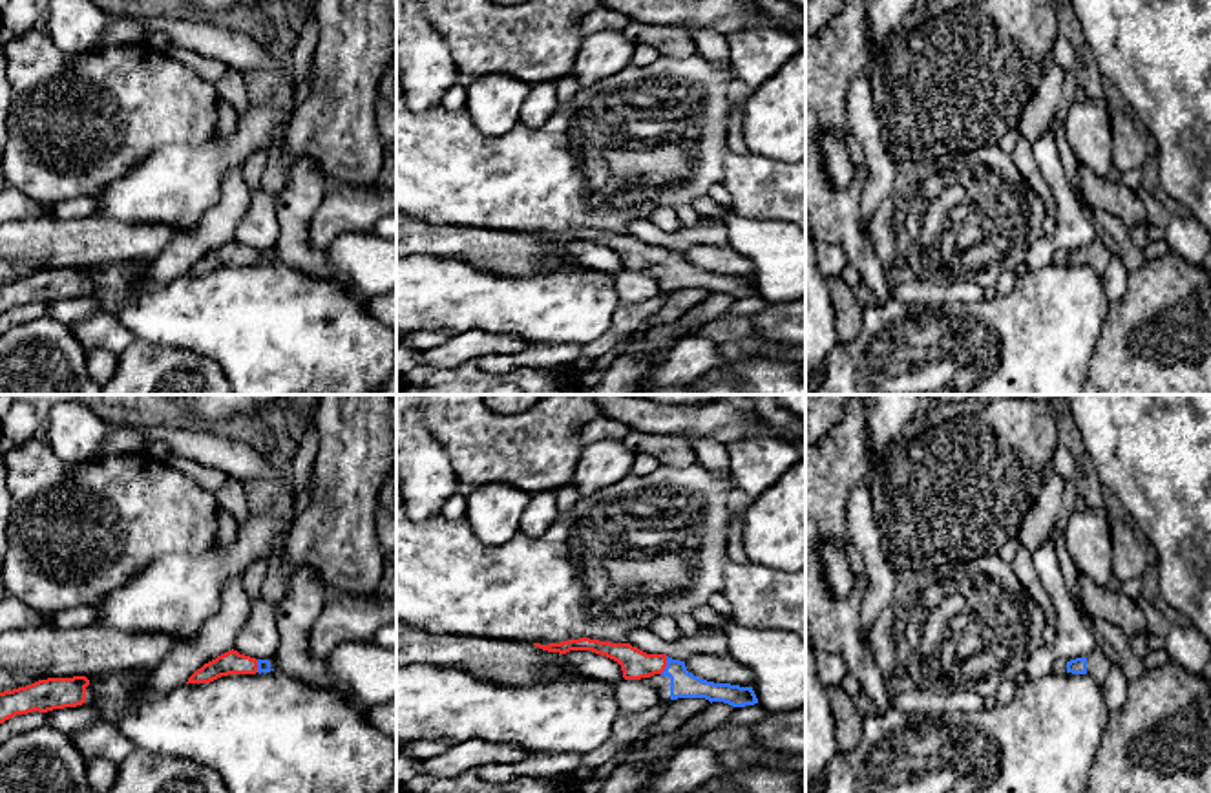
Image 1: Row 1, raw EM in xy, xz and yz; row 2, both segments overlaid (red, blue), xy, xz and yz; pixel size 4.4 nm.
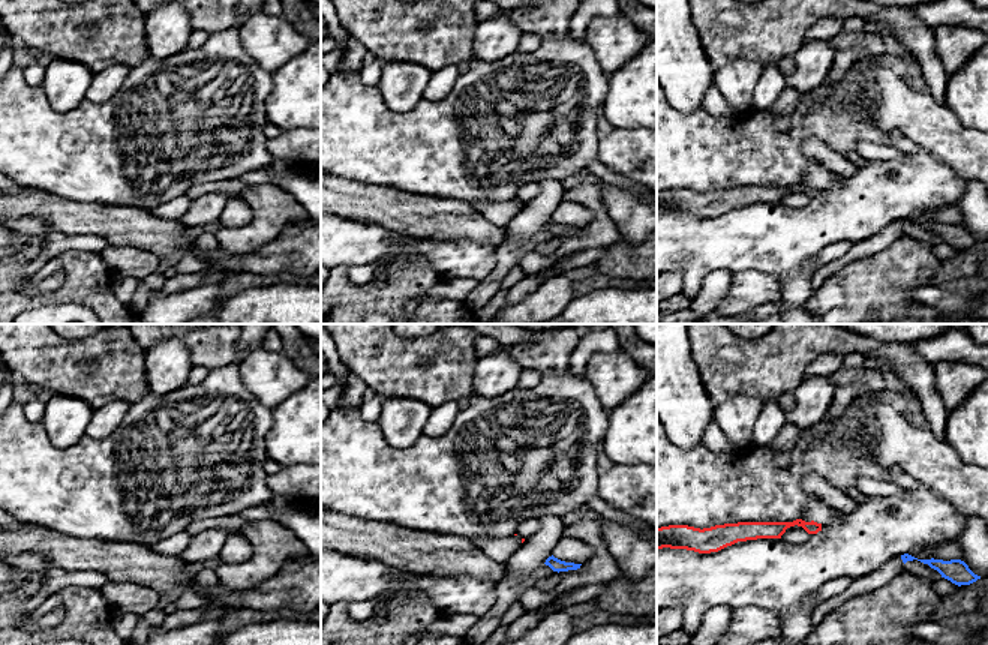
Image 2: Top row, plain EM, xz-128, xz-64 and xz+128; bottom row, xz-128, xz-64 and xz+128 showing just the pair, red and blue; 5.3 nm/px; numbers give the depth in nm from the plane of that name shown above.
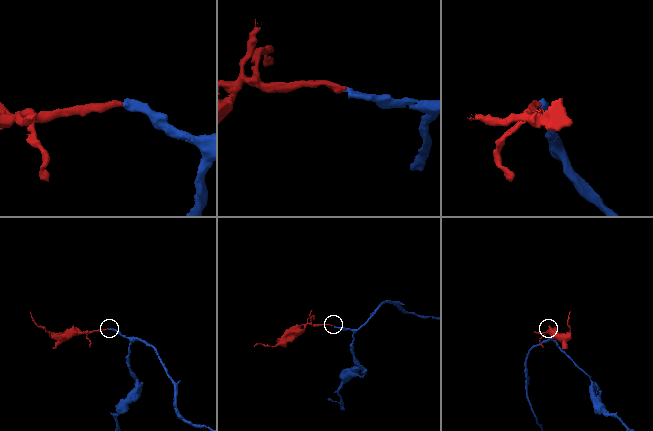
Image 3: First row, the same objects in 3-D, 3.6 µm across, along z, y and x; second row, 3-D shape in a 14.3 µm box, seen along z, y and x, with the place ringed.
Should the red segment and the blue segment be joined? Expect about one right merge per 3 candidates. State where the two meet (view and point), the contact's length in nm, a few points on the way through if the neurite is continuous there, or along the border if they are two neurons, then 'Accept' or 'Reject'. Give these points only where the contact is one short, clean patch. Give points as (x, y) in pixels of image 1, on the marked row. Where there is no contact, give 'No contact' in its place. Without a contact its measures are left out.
Touches red at xz (665, 666). Shared border 90 nm. Path across: xz (634, 664), (665, 666), (684, 684). Accept

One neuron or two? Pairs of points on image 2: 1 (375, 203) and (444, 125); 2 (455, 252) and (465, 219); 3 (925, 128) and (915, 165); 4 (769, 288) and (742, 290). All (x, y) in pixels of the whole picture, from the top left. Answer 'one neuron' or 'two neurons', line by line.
1: two neurons
2: two neurons
3: two neurons
4: one neuron

